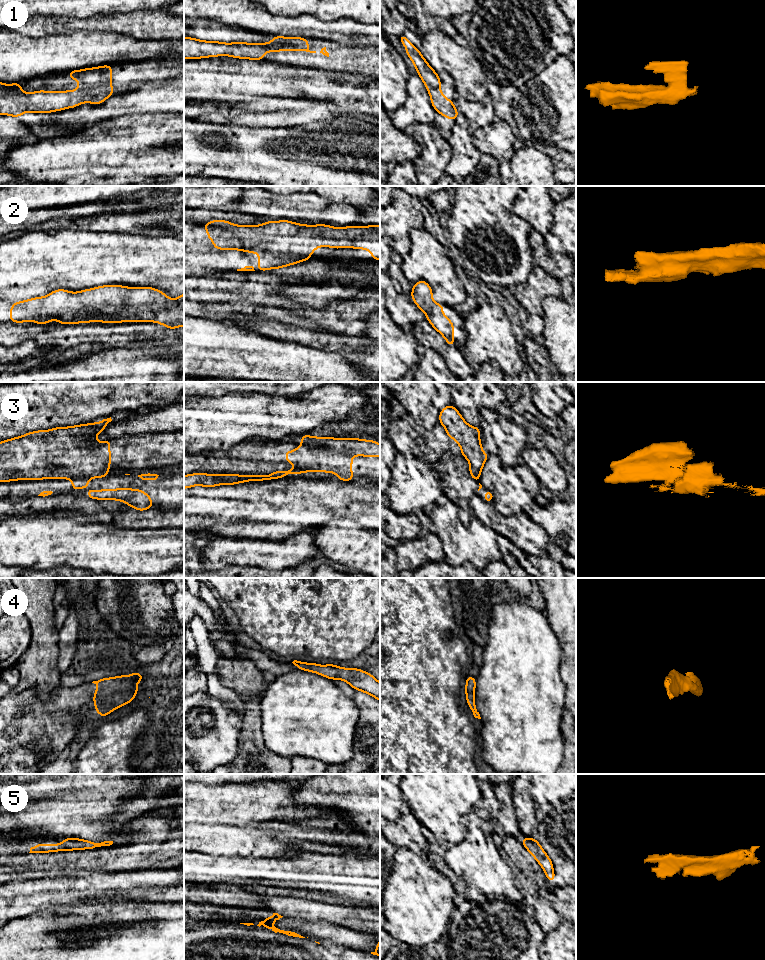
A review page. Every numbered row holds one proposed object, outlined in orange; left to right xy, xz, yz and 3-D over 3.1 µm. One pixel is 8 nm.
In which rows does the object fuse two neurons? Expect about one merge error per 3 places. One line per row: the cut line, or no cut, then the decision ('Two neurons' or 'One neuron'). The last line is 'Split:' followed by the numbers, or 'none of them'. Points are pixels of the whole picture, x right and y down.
1: Split along xy (111, 86), (76, 90). Two neurons
2: No split. One neuron
3: Split along xy (69, 478), (86, 477), (88, 479). Two neurons
4: No split. One neuron
5: No split. One neuron
Split: 1, 3

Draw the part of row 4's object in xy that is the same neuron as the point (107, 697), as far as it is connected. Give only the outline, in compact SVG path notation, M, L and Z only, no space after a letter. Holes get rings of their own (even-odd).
M132 672L129 676L119 675L93 681L92 683L98 688L92 700L95 704L95 712L101 715L100 718L132 702L139 689L136 684L142 681L144 676L138 672Z

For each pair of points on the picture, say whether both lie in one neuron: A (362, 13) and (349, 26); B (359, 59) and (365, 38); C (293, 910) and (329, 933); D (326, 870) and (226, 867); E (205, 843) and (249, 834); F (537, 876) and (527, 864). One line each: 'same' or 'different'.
A: different
B: different
C: different
D: same
E: same
F: same

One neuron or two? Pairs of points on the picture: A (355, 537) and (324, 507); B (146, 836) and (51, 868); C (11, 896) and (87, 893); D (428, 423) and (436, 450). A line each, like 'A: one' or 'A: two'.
A: two
B: one
C: one
D: two

